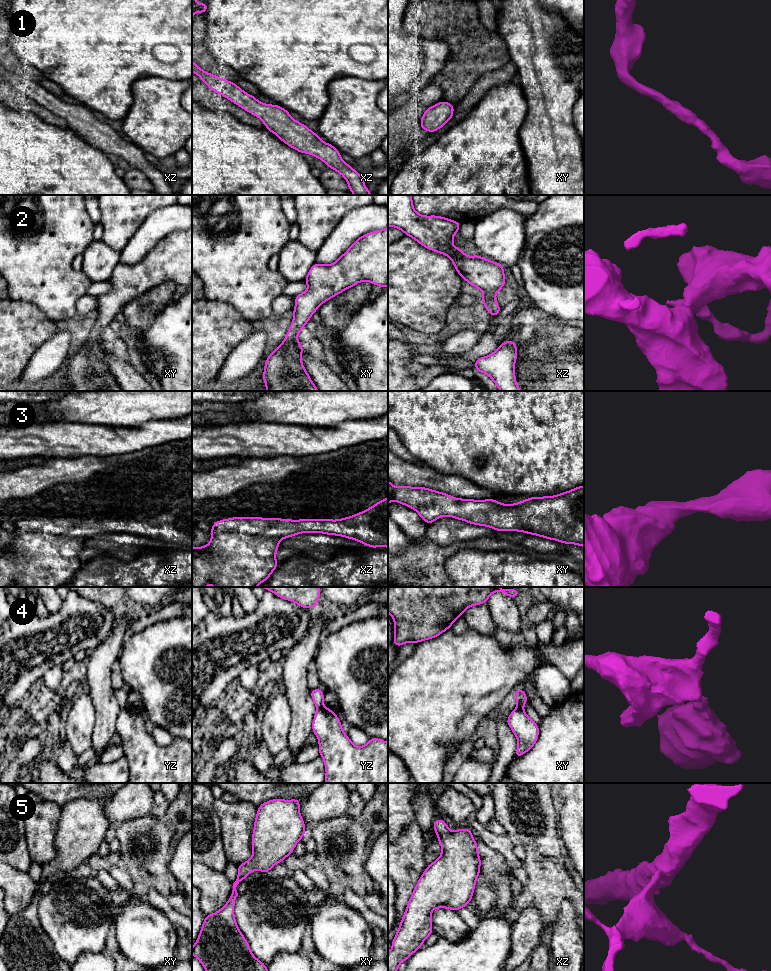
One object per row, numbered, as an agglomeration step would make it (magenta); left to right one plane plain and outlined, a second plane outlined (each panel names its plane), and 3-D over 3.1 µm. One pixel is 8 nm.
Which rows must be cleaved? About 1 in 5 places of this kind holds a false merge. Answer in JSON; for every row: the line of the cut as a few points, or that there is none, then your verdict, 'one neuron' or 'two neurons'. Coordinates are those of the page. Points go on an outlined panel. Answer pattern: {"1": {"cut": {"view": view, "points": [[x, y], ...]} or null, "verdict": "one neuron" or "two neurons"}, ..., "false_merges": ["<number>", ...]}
{"1": {"cut": null, "verdict": "one neuron"}, "2": {"cut": null, "verdict": "one neuron"}, "3": {"cut": null, "verdict": "one neuron"}, "4": {"cut": {"view": "yz", "points": [[323, 706], [317, 709]]}, "verdict": "two neurons"}, "5": {"cut": null, "verdict": "one neuron"}, "false_merges": ["4"]}

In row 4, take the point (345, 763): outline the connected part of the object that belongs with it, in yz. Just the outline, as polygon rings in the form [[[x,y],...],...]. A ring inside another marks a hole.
[[[317,709],[312,722],[312,732],[319,739],[319,754],[326,768],[326,783],[388,783],[388,743],[370,738],[364,746],[357,747],[342,730],[338,716],[330,709]]]

